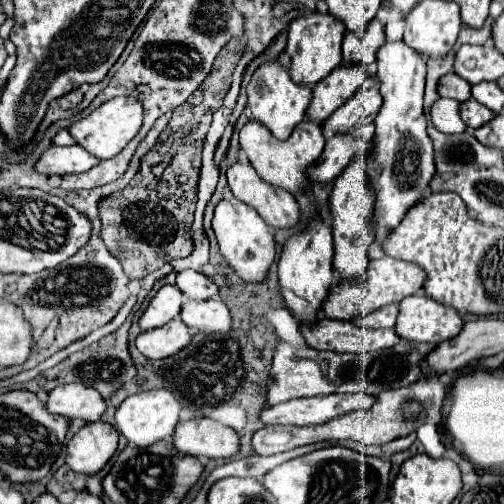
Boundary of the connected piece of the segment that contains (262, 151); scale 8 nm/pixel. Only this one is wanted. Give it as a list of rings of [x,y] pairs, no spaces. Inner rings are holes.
[[[251,120],[251,122],[247,122],[241,128],[241,134],[239,136],[241,136],[239,138],[241,148],[247,152],[247,158],[255,166],[255,172],[261,176],[261,180],[265,180],[267,184],[271,184],[275,188],[287,190],[291,194],[307,192],[307,188],[309,188],[307,168],[313,162],[317,162],[317,158],[323,152],[323,146],[325,146],[325,138],[323,138],[323,132],[321,132],[319,124],[309,122],[309,120],[303,120],[295,128],[295,132],[289,136],[289,140],[279,142],[279,140],[275,140],[271,136],[271,132],[267,132],[267,128],[263,128],[259,122]]]

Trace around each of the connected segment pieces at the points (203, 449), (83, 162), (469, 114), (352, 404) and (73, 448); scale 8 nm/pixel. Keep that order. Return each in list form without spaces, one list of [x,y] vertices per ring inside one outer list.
[[[195,418],[177,424],[173,446],[199,458],[231,458],[239,452],[239,434],[211,418]]]
[[[51,146],[45,150],[41,160],[37,162],[35,170],[47,176],[67,176],[67,174],[81,174],[97,166],[101,160],[91,156],[83,146]]]
[[[471,98],[471,100],[467,100],[467,102],[461,104],[461,118],[463,118],[463,122],[465,122],[471,130],[477,130],[479,126],[487,124],[489,120],[493,120],[495,114],[493,114],[487,106],[483,106],[483,104],[479,104],[475,98]]]
[[[327,394],[297,398],[265,408],[261,412],[261,420],[267,426],[319,426],[327,424],[327,420],[345,416],[347,412],[365,412],[375,404],[375,400],[377,398],[369,394]]]
[[[103,422],[87,424],[81,428],[75,438],[67,444],[67,466],[73,472],[79,474],[97,474],[99,470],[105,468],[105,464],[111,460],[111,456],[117,450],[117,432],[113,430],[111,436],[111,426]]]

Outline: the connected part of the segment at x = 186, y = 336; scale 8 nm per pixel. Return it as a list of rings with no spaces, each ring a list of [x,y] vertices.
[[[177,316],[169,324],[143,332],[137,336],[137,348],[143,356],[149,360],[161,360],[167,356],[175,356],[175,352],[181,352],[191,344],[191,330],[183,324],[183,320]]]

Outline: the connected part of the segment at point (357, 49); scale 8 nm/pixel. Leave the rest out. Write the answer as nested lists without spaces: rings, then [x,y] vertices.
[[[375,18],[365,34],[347,32],[343,40],[343,62],[345,64],[363,64],[369,66],[375,62],[377,50],[385,44],[385,30]]]

